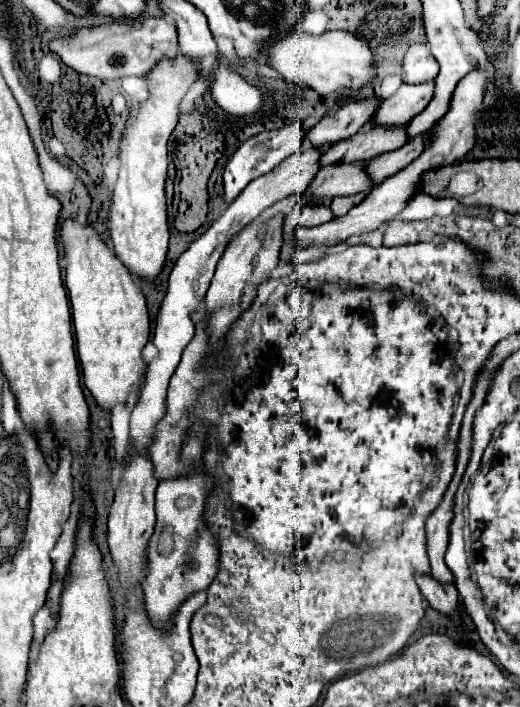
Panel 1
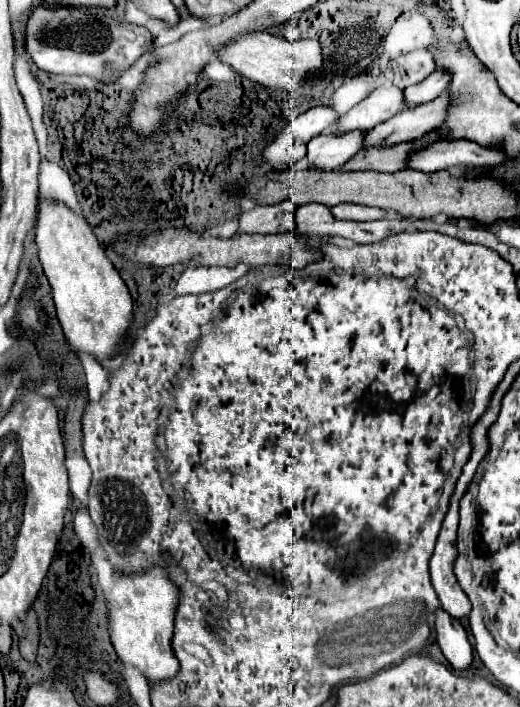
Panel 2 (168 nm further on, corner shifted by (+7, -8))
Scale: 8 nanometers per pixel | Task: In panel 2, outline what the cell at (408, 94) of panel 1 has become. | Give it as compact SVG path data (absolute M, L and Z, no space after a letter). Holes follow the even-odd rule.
M432 72L432 76L422 80L420 84L404 90L404 104L418 106L422 102L430 102L444 92L444 84L448 84L448 76L444 76L442 72Z

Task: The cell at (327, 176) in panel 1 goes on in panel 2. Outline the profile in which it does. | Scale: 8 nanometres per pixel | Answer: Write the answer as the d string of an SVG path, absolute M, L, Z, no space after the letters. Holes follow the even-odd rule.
M430 132L428 136L424 136L422 140L416 142L408 142L408 144L398 144L398 146L390 146L390 148L368 148L368 150L360 150L356 152L344 166L340 166L340 170L376 170L376 172L396 172L396 170L404 170L404 156L408 156L408 152L420 144L424 144L424 140L438 140L440 136L436 136L436 132Z

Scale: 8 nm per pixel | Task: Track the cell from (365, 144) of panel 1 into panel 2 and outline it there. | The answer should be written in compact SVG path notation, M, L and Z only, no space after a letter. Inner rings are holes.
M438 96L428 104L404 108L386 122L380 122L376 128L368 130L364 134L364 148L388 148L420 140L432 132L440 120L444 120L444 108L448 108L448 100L444 100L444 96Z

